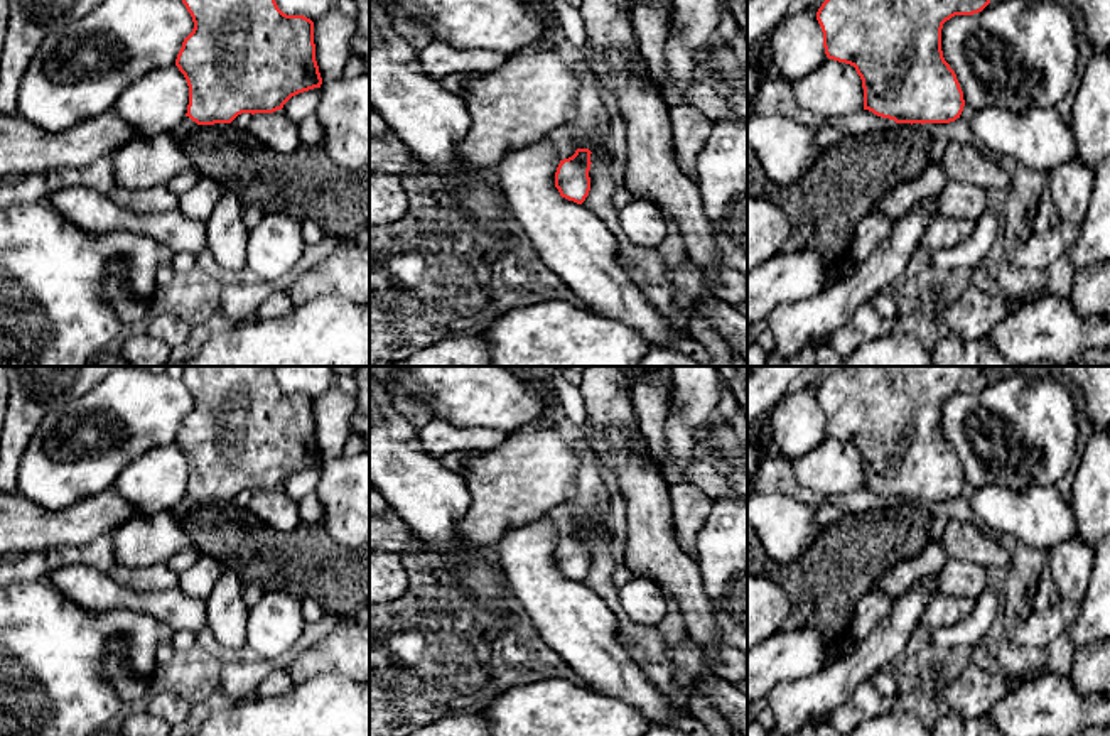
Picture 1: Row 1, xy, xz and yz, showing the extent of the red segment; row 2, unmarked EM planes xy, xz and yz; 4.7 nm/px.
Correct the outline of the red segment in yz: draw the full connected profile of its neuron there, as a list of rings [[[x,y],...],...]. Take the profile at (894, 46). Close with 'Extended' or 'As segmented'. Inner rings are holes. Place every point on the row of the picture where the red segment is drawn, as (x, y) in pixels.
[[[825,0],[816,12],[828,59],[855,68],[864,88],[864,110],[896,123],[950,123],[965,100],[955,71],[943,57],[941,29],[955,15],[982,12],[990,0]]]. As segmented

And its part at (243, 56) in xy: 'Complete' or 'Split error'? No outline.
Complete

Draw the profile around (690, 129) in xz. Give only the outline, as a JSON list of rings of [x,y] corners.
[[[690,105],[670,106],[670,118],[678,165],[697,182],[697,157],[712,133],[714,122]]]

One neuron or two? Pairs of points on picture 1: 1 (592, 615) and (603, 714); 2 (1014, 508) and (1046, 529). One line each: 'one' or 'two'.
1: two
2: one

